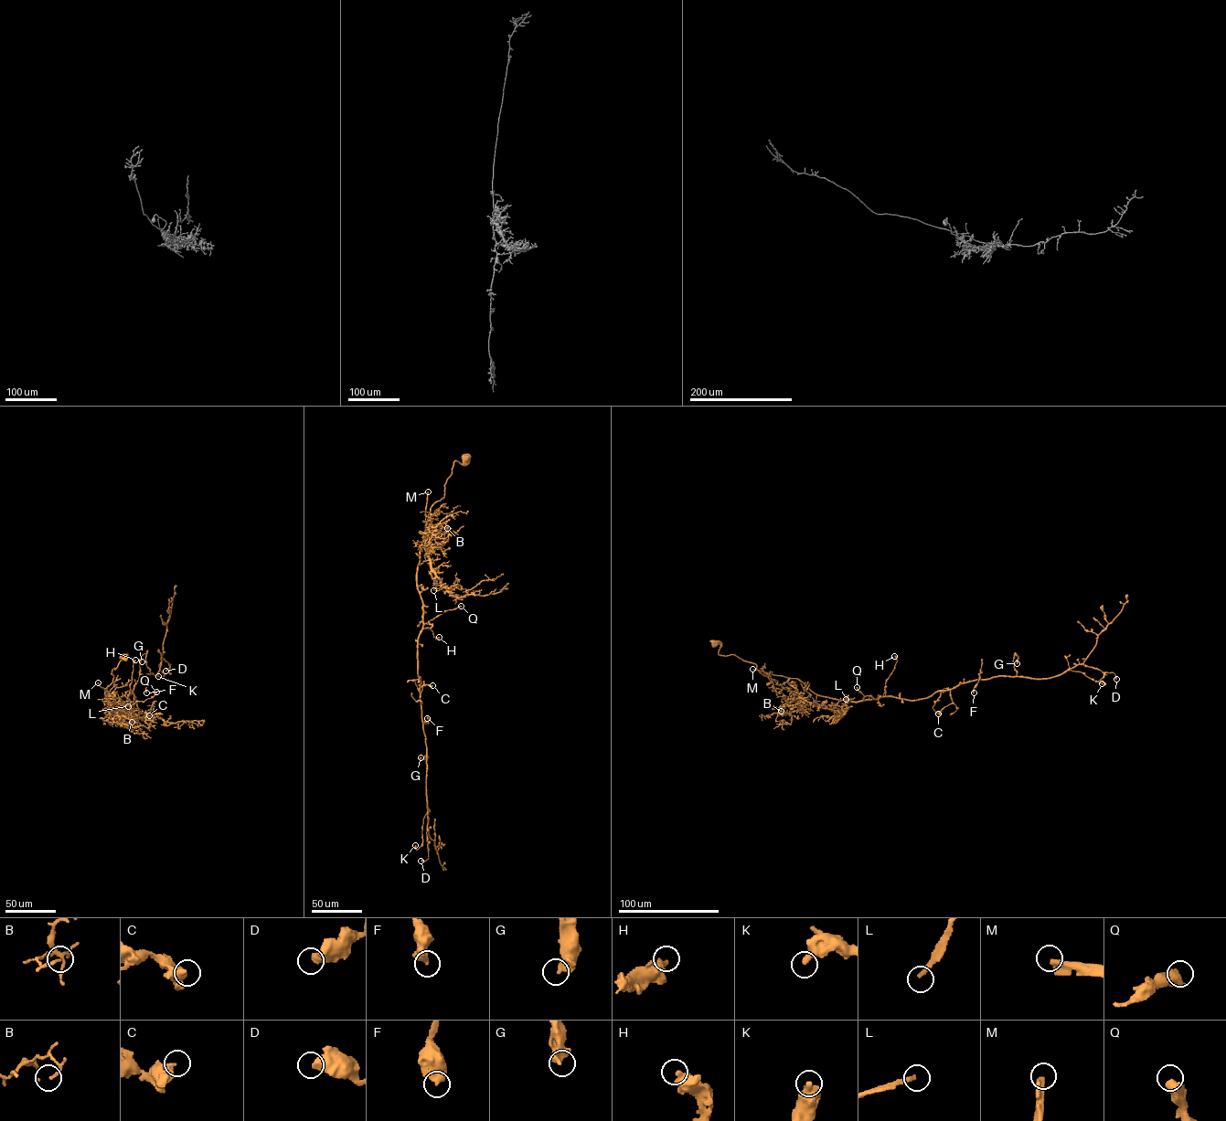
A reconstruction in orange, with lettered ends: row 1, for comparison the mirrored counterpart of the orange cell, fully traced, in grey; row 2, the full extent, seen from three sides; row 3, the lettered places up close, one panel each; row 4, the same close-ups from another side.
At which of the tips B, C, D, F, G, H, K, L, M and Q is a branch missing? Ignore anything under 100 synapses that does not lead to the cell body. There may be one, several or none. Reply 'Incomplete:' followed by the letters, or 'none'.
Incomplete: M

